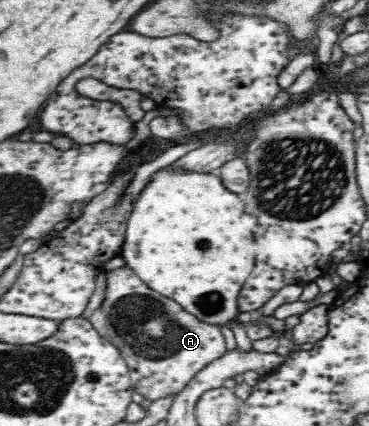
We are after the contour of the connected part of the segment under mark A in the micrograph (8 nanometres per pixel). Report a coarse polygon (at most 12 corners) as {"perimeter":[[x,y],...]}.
{"perimeter":[[104,268],[89,321],[135,392],[176,396],[226,352],[219,327]]}

